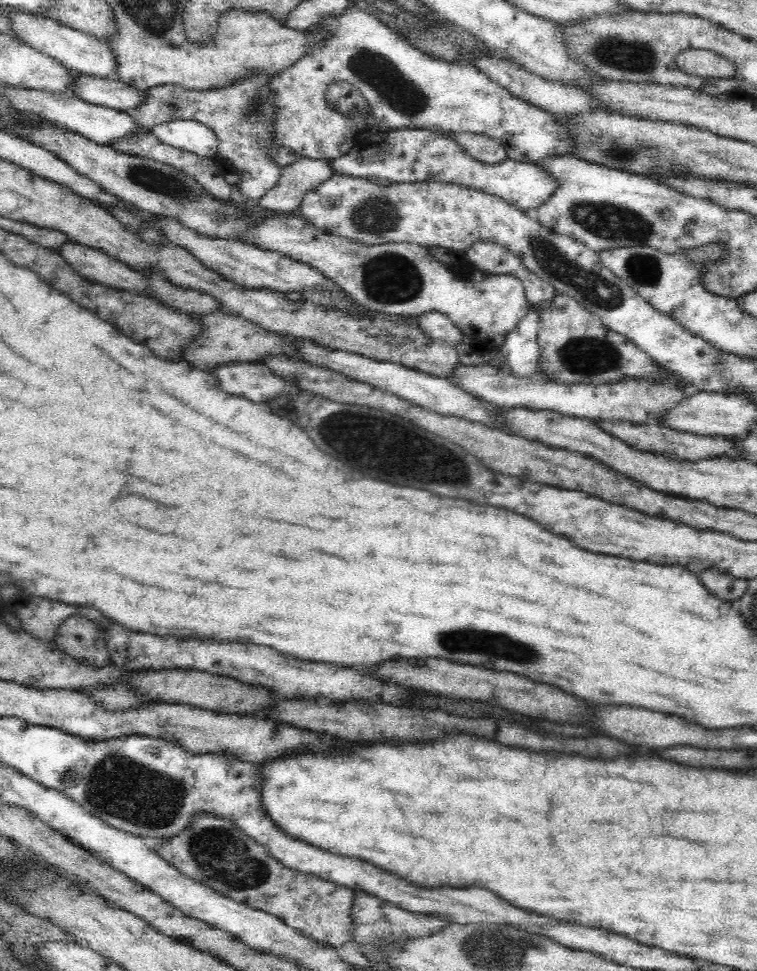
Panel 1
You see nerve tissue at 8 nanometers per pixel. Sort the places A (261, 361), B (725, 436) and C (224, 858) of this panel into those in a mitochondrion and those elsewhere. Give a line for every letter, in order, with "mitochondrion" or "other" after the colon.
A: other
B: other
C: mitochondrion

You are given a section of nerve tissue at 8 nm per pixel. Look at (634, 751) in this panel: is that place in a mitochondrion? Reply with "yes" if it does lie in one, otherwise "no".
no

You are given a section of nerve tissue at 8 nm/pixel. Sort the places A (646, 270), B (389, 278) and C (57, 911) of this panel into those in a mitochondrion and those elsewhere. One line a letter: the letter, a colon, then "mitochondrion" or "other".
A: mitochondrion
B: mitochondrion
C: other

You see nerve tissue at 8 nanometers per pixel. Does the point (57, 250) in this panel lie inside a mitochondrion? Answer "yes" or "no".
no

